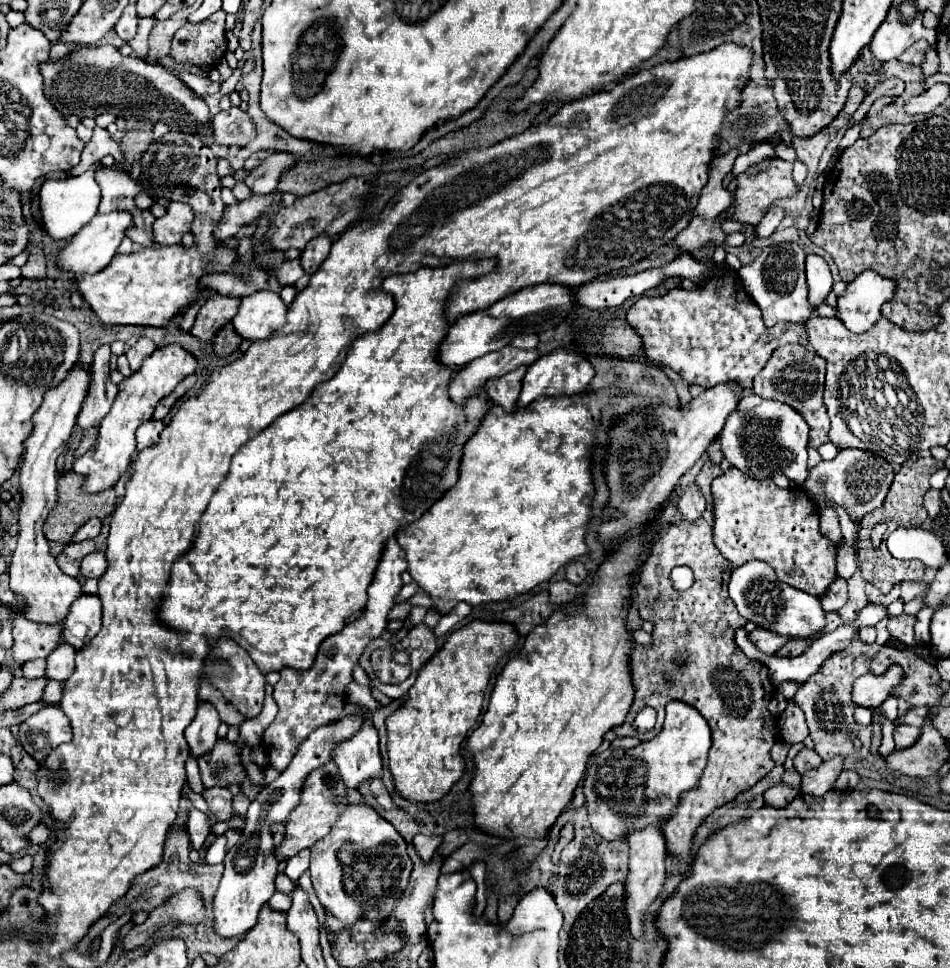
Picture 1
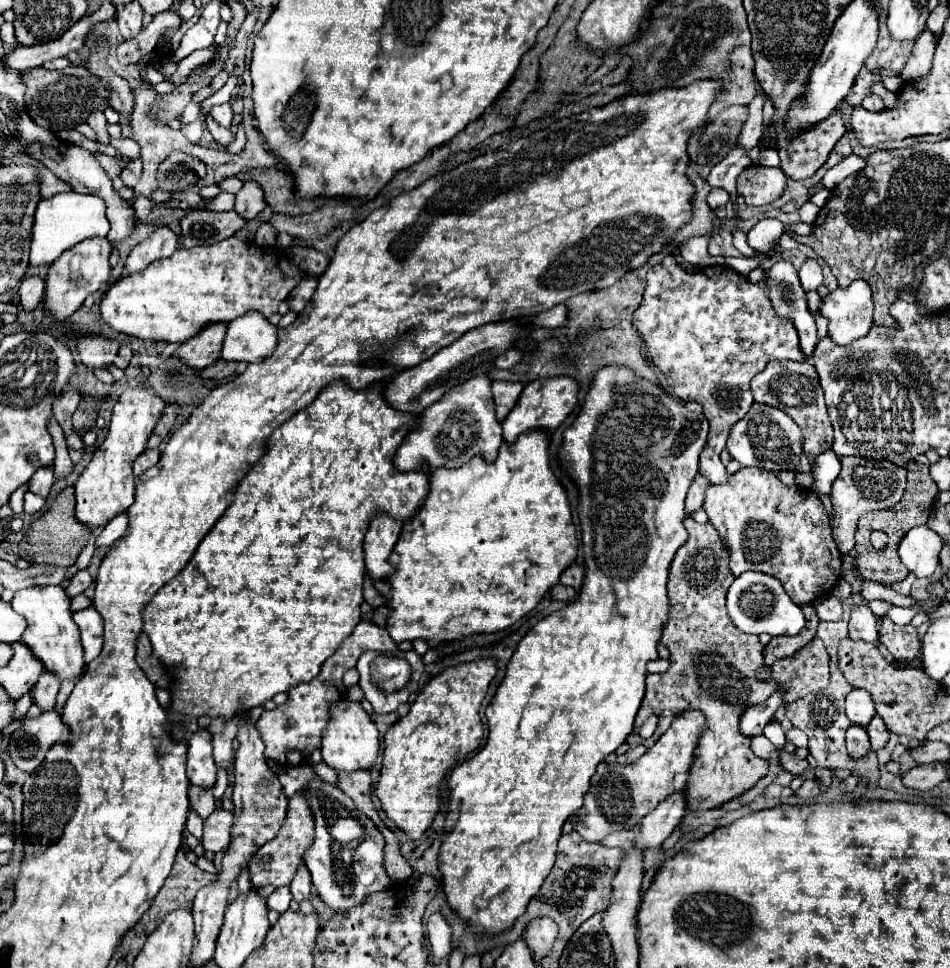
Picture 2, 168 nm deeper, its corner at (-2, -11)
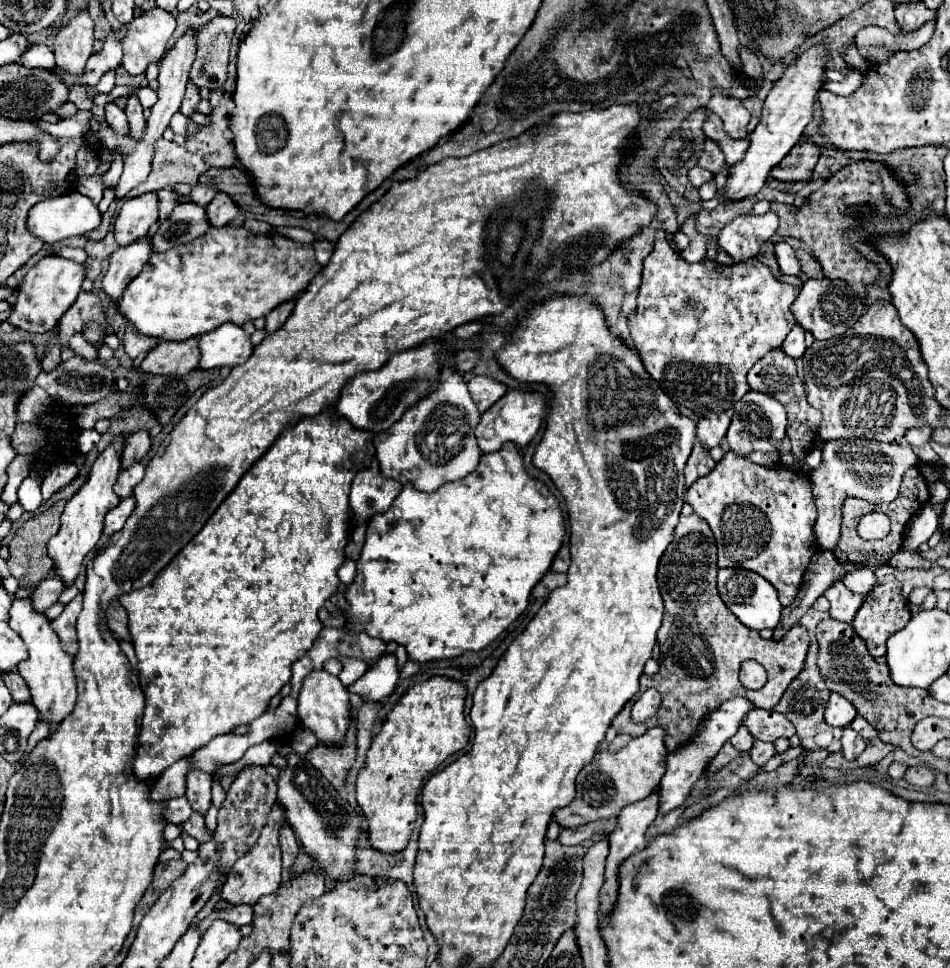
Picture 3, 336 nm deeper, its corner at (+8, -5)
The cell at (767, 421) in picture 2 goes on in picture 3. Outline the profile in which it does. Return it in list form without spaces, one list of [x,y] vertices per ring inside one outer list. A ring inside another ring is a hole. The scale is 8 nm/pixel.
[[[749,391],[735,405],[735,415],[733,415],[733,421],[727,431],[727,441],[729,441],[731,451],[739,457],[747,457],[755,451],[777,453],[781,447],[779,441],[783,441],[783,437],[785,437],[785,429],[787,429],[787,413],[785,413],[783,405],[777,399],[773,399],[761,391]]]

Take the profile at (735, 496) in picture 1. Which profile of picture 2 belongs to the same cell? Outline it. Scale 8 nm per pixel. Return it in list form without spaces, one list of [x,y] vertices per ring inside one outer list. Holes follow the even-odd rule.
[[[745,467],[729,475],[727,483],[707,487],[703,509],[729,551],[729,569],[735,577],[745,571],[767,573],[781,581],[797,605],[817,601],[839,581],[841,553],[831,535],[829,513],[813,491],[787,487],[773,471]]]

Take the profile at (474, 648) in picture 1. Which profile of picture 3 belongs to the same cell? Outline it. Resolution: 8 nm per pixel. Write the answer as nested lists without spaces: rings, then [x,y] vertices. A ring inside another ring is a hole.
[[[435,675],[415,687],[411,687],[399,703],[393,707],[393,711],[387,715],[381,731],[375,735],[369,751],[365,767],[357,775],[357,803],[361,805],[365,817],[367,817],[367,829],[371,845],[383,853],[397,853],[407,847],[409,837],[415,827],[417,819],[417,805],[419,795],[423,789],[423,781],[453,753],[459,753],[467,747],[471,727],[465,721],[463,707],[467,697],[467,685],[457,679]]]

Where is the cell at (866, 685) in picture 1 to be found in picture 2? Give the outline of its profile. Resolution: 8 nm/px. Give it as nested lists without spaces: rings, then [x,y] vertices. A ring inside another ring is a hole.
[[[853,689],[845,701],[845,713],[853,725],[865,727],[875,717],[875,705],[871,695],[863,689]]]

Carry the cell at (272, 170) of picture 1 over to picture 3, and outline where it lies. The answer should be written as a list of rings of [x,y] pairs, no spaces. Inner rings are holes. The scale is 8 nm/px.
[[[219,193],[209,205],[207,205],[207,213],[209,213],[209,221],[215,227],[223,227],[229,221],[233,221],[239,213],[239,207],[235,205],[235,201],[231,197],[225,197],[225,193]]]

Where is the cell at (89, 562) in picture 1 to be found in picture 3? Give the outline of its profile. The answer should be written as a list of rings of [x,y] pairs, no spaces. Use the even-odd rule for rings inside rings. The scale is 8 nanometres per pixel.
[[[49,577],[43,583],[39,583],[37,591],[31,595],[33,597],[33,607],[45,611],[53,603],[57,603],[59,595],[65,591],[65,583],[61,577]]]

